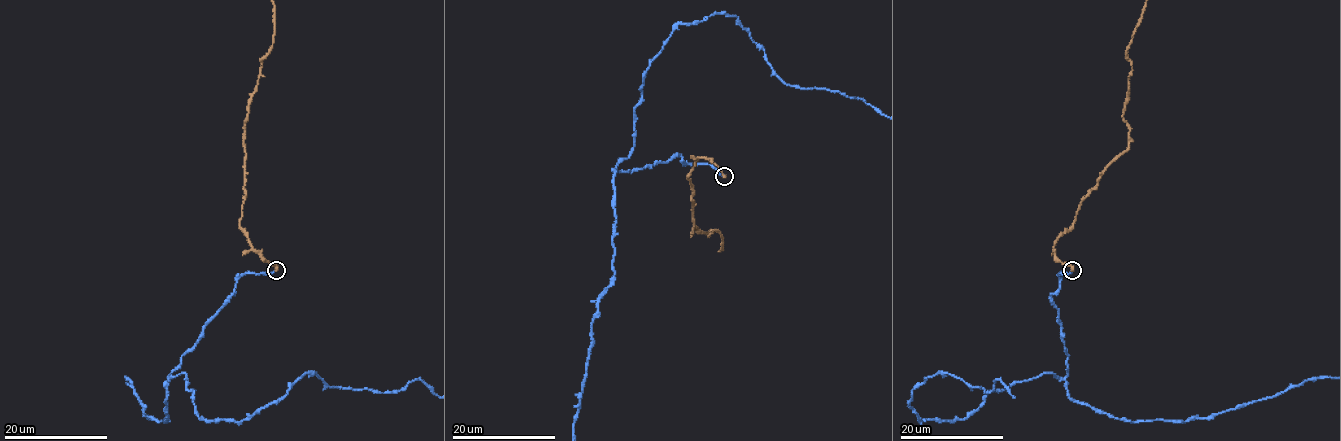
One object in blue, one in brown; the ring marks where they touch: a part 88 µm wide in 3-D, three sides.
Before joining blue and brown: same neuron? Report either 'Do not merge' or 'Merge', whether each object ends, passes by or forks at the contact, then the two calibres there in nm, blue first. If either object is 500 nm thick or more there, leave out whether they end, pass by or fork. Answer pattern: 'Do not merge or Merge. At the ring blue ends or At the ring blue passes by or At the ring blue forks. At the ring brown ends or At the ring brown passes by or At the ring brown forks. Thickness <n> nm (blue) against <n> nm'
Merge. At the ring blue ends. At the ring brown ends. Thickness 190 nm (blue) against 360 nm

